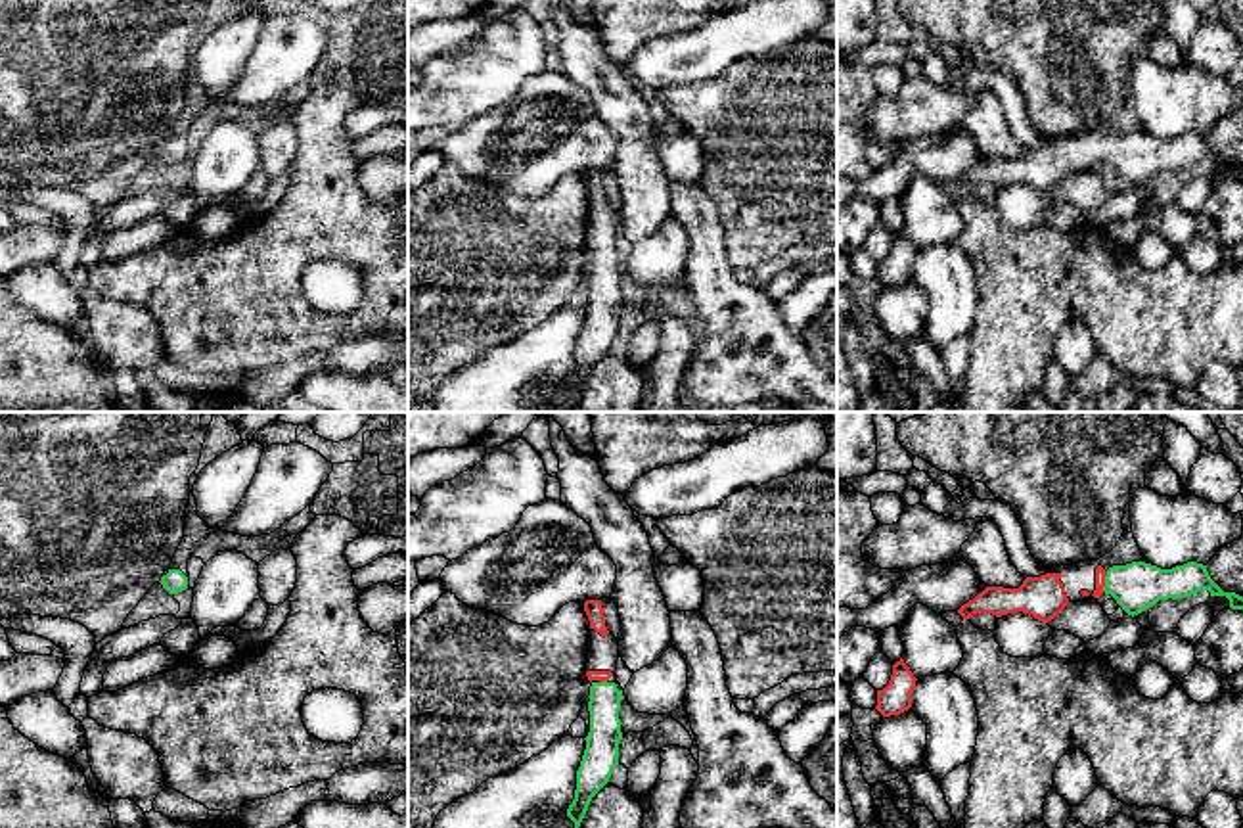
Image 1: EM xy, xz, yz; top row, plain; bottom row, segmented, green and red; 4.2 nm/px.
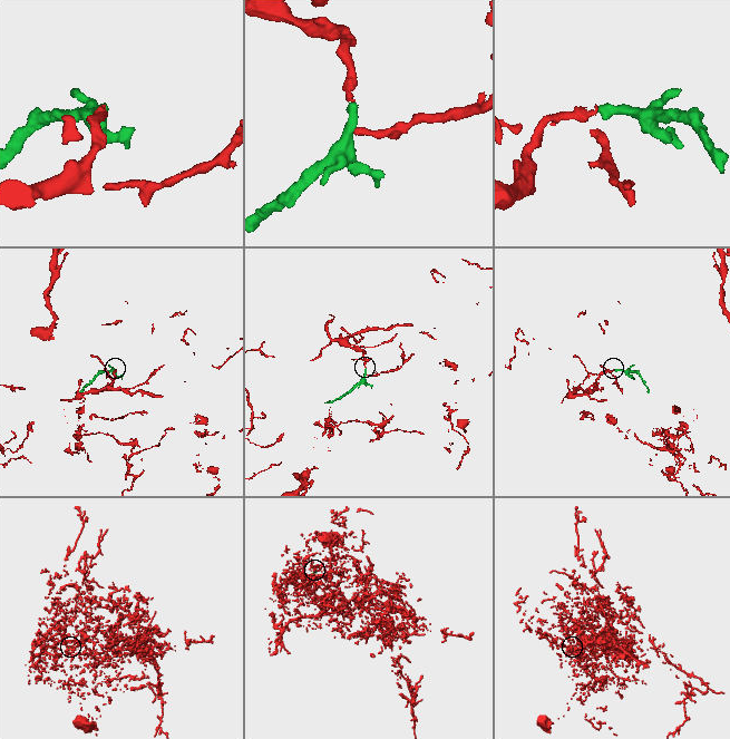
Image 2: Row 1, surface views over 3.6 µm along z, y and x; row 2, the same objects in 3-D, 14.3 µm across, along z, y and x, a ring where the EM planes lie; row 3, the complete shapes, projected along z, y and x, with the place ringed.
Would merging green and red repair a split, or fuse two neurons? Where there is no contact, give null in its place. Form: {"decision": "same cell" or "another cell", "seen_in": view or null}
{"decision": "same cell", "seen_in": "yz"}

